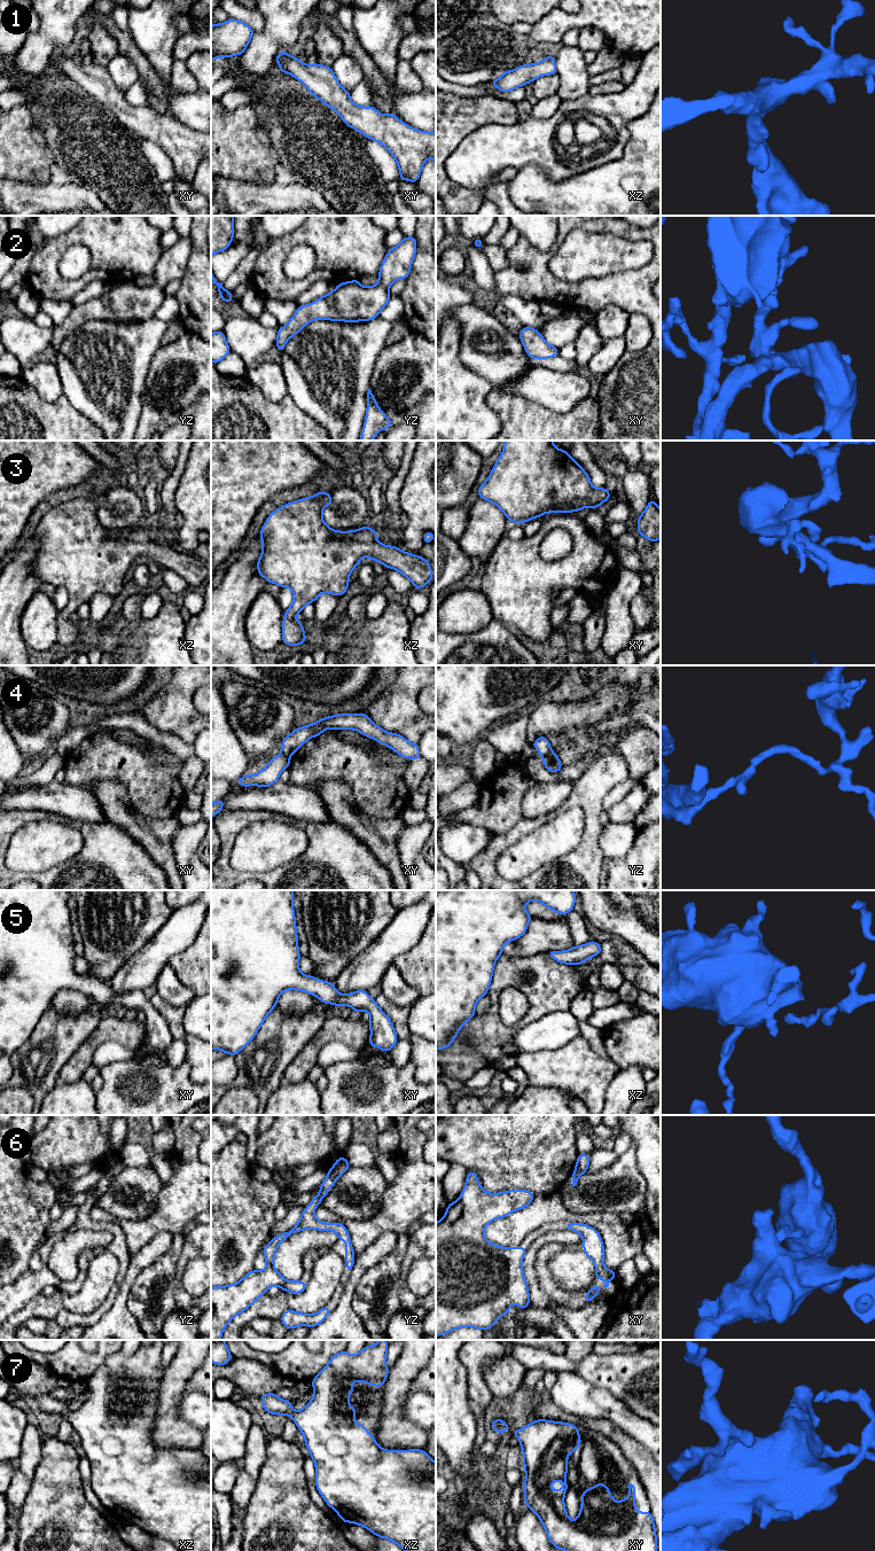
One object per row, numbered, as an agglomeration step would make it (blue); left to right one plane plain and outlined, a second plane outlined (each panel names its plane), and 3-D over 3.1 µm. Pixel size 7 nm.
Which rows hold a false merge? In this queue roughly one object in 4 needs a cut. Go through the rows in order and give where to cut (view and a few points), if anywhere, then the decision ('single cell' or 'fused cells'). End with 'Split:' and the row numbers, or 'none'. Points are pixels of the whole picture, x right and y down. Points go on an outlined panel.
1: no cut | single cell
2: no cut | single cell
3: no cut | single cell
4: yz (551, 750), (543, 756) | fused cells
5: no cut | single cell
6: yz (329, 1171), (337, 1176) | fused cells
7: no cut | single cell
Split: 4, 6

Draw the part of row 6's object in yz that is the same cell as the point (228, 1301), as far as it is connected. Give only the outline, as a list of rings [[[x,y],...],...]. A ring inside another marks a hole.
[[[329,1172],[320,1185],[319,1193],[304,1208],[300,1219],[296,1225],[289,1232],[283,1232],[274,1237],[268,1245],[264,1246],[263,1252],[266,1268],[263,1271],[252,1270],[236,1284],[211,1288],[211,1307],[213,1308],[213,1312],[211,1314],[211,1340],[220,1340],[227,1324],[235,1316],[247,1310],[268,1288],[279,1286],[282,1291],[292,1294],[300,1294],[305,1291],[306,1284],[304,1281],[289,1281],[274,1266],[274,1256],[279,1245],[292,1233],[305,1229],[336,1232],[338,1239],[343,1240],[346,1245],[344,1253],[346,1271],[351,1273],[356,1255],[345,1225],[342,1223],[323,1223],[314,1215],[314,1209],[320,1205],[323,1197],[329,1193],[328,1188],[333,1187],[336,1180],[337,1176]]]

